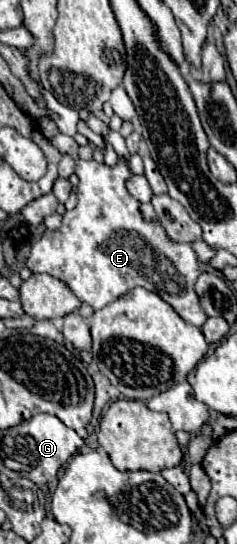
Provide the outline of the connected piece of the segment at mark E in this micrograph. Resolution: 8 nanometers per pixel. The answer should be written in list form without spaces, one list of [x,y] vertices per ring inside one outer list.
[[[65,134],[55,136],[51,144],[62,154],[69,154],[75,158],[75,174],[79,176],[77,206],[63,214],[63,224],[59,230],[45,230],[41,240],[33,244],[31,254],[27,258],[27,268],[31,272],[45,272],[63,280],[81,302],[91,304],[95,310],[107,306],[115,298],[123,296],[127,290],[143,286],[159,294],[167,304],[171,304],[185,322],[193,326],[203,326],[207,316],[203,314],[199,296],[195,294],[195,282],[201,274],[197,254],[191,244],[171,242],[163,226],[159,226],[159,220],[145,220],[145,216],[139,210],[139,200],[133,198],[125,186],[127,180],[133,176],[129,160],[119,158],[115,166],[107,166],[105,162],[99,164],[95,160],[79,160],[79,145],[73,137]]]

